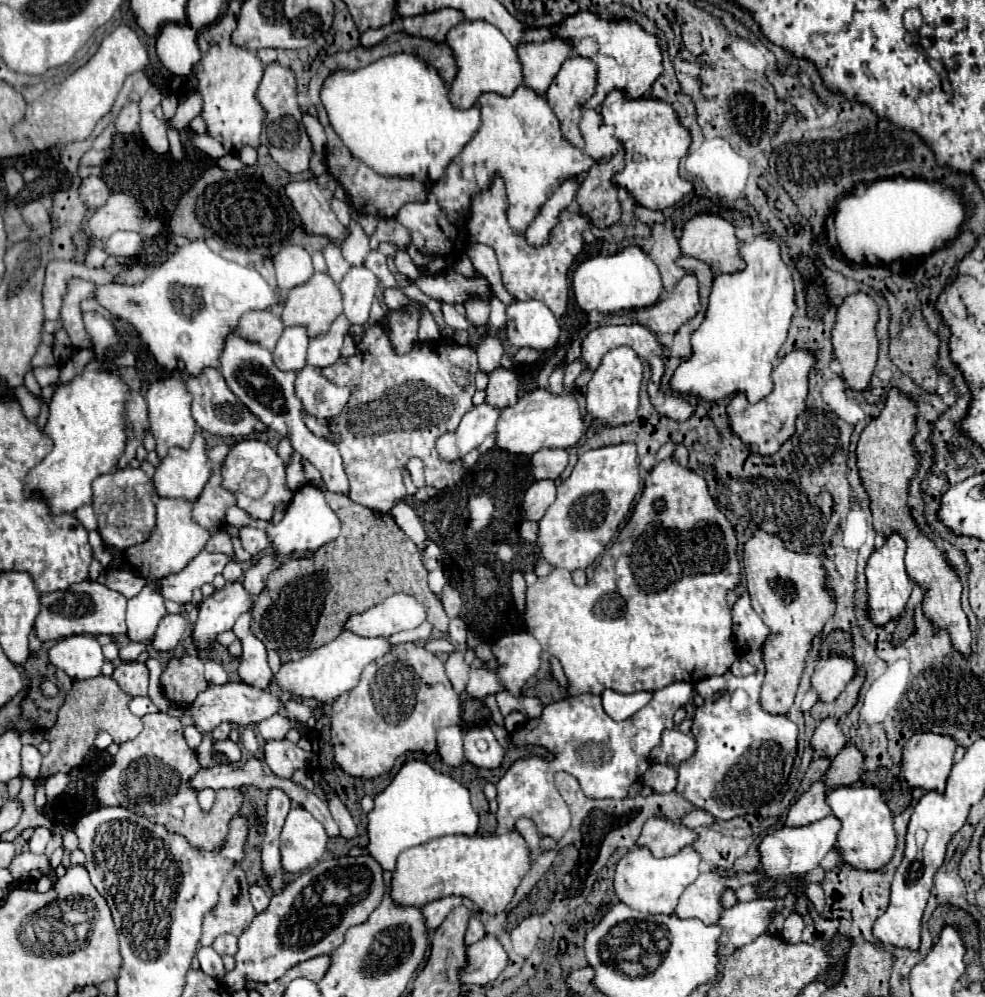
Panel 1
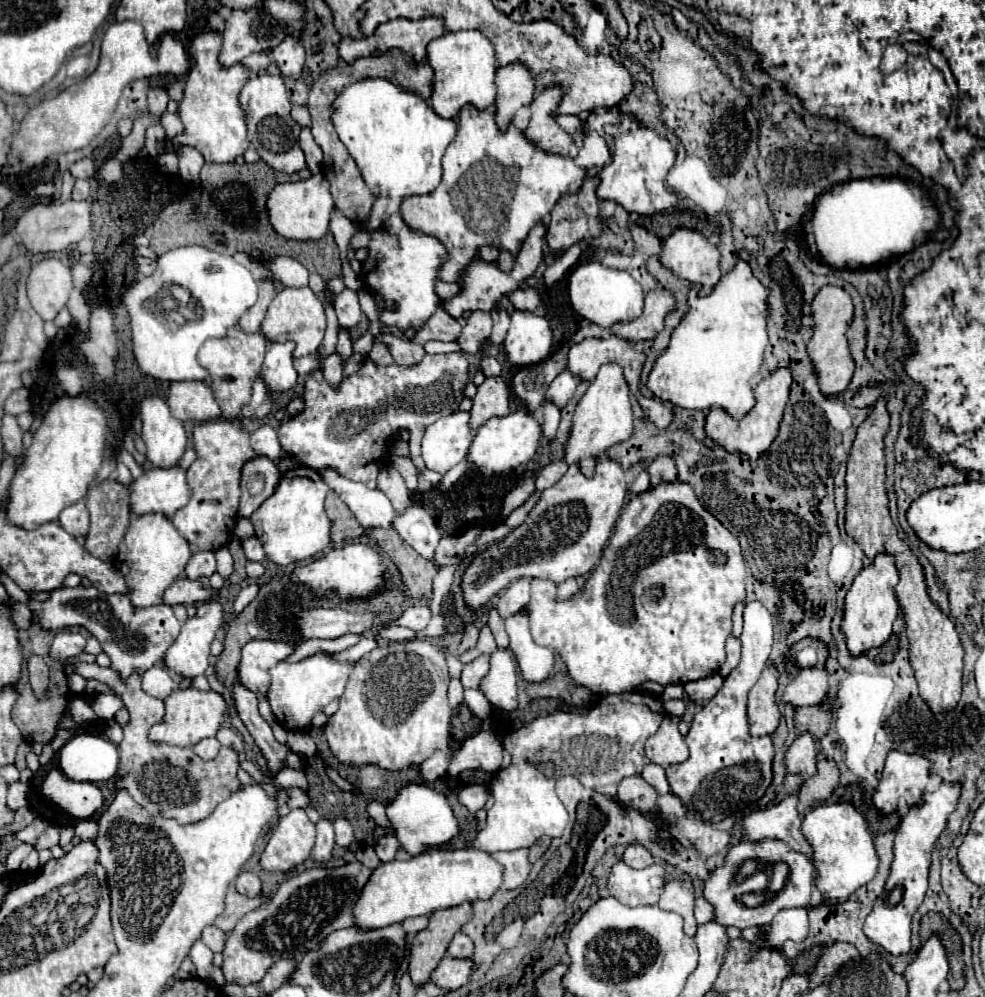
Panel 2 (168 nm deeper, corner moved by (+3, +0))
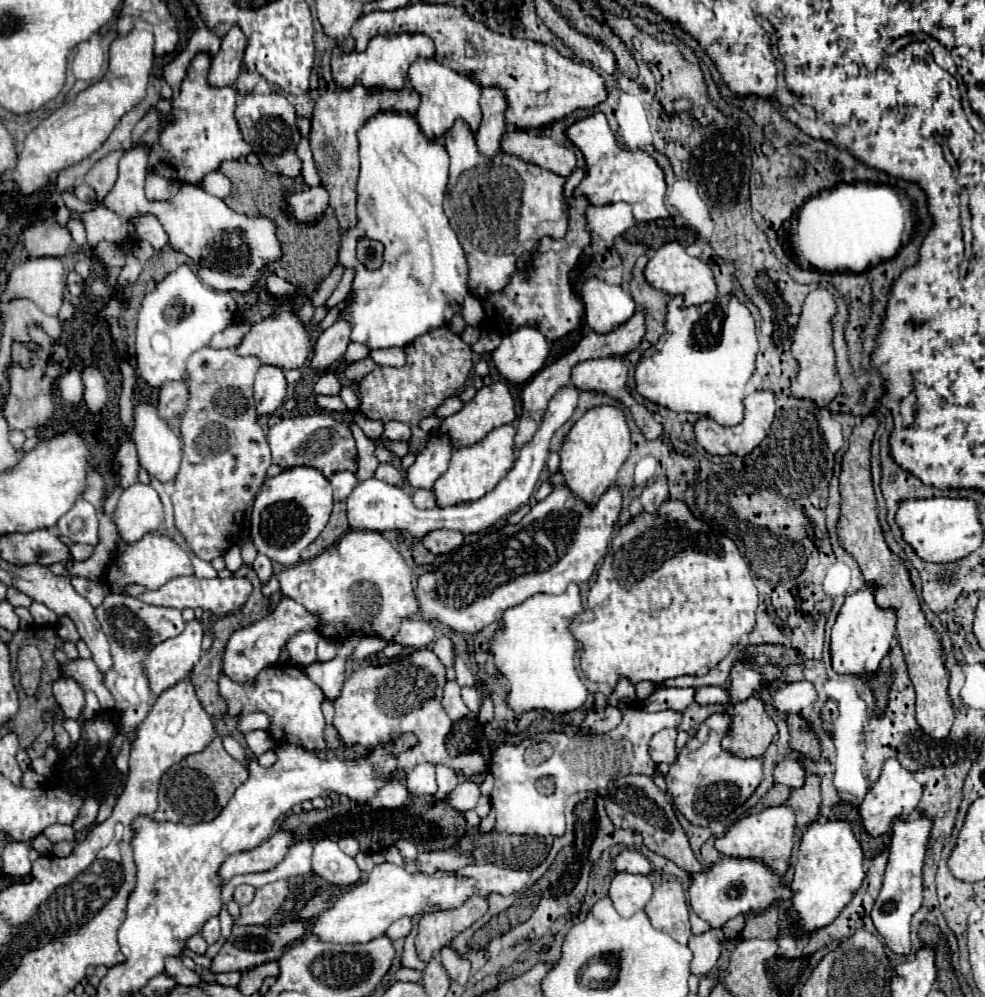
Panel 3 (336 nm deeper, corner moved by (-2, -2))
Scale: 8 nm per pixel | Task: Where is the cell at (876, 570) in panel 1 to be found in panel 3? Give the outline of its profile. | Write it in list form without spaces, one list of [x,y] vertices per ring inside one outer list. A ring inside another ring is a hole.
[[[872,586],[848,596],[830,634],[832,668],[838,674],[854,674],[854,676],[876,672],[882,658],[888,654],[894,632],[896,632],[894,610],[882,610],[876,606]]]

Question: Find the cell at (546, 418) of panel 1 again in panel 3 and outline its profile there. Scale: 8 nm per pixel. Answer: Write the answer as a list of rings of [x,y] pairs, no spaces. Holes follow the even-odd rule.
[[[510,424],[500,426],[500,428],[492,430],[476,446],[454,450],[448,470],[432,486],[432,492],[436,496],[436,506],[444,508],[444,506],[456,506],[456,504],[464,504],[464,502],[474,502],[474,500],[482,498],[488,490],[492,490],[492,486],[496,486],[496,482],[500,482],[500,478],[512,468],[512,462],[516,460],[514,434],[516,434],[514,426],[510,426]]]

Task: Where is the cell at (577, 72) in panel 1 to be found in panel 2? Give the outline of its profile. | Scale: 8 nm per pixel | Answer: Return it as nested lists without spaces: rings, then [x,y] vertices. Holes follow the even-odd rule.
[[[551,84],[537,92],[535,100],[531,102],[531,122],[525,132],[531,136],[531,140],[535,140],[535,144],[547,148],[547,152],[573,158],[579,150],[573,138],[555,122],[555,110],[563,96],[565,88],[561,84]]]

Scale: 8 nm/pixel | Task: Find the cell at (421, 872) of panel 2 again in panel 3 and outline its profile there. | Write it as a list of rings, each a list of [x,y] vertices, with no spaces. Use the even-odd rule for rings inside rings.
[[[382,862],[376,864],[370,872],[370,878],[364,884],[352,886],[350,890],[342,892],[334,906],[324,910],[312,924],[312,934],[318,936],[322,942],[336,942],[336,944],[360,944],[360,942],[370,942],[386,932],[386,928],[402,918],[402,916],[416,916],[424,914],[428,910],[448,910],[456,908],[466,898],[476,894],[472,878],[460,880],[454,876],[454,872],[438,872],[432,876],[416,872],[410,876],[402,866]]]

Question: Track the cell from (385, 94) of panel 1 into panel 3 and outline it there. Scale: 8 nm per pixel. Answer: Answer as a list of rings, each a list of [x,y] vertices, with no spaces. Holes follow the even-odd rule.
[[[380,112],[372,116],[360,130],[358,140],[358,224],[342,234],[336,260],[336,264],[354,270],[354,280],[346,296],[346,308],[340,310],[340,318],[352,324],[350,342],[360,342],[368,350],[402,348],[412,344],[418,336],[446,326],[454,314],[462,312],[462,302],[470,294],[466,256],[442,206],[448,182],[448,154],[438,140],[428,140],[420,134],[420,128],[416,126],[416,120],[412,116],[396,116],[392,112]],[[362,236],[370,240],[380,240],[384,244],[384,264],[374,272],[366,270],[356,260],[356,240]]]

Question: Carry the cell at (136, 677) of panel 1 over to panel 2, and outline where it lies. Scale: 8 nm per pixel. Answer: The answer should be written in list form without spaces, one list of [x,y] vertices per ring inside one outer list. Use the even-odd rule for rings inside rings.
[[[79,662],[77,674],[85,678],[93,678],[97,682],[107,684],[121,696],[125,708],[129,710],[129,724],[123,728],[123,742],[119,744],[119,770],[117,770],[117,790],[127,790],[129,796],[147,808],[155,816],[173,818],[179,824],[195,824],[211,816],[217,804],[227,800],[233,792],[241,790],[241,782],[237,778],[237,752],[231,748],[221,748],[219,754],[211,762],[203,762],[193,750],[171,746],[165,742],[153,742],[147,738],[147,728],[161,724],[165,718],[163,700],[157,700],[143,692],[141,674],[133,672],[125,680],[113,668],[101,668],[99,664]]]

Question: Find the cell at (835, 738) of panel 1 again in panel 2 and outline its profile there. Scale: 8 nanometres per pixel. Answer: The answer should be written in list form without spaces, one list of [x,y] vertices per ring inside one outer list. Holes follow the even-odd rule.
[[[811,732],[801,734],[795,738],[795,742],[787,748],[785,764],[787,772],[801,774],[801,776],[813,776],[817,772],[817,754],[819,754],[819,742]]]

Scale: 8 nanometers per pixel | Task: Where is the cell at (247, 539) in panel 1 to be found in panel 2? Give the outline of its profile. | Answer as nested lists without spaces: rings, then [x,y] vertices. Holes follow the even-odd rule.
[[[249,536],[249,538],[243,538],[241,542],[243,546],[243,552],[247,556],[247,560],[255,560],[255,562],[261,562],[265,558],[265,552],[263,552],[263,546],[259,542],[257,536]]]

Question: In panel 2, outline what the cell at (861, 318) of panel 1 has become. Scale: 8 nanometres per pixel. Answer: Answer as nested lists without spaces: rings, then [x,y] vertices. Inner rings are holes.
[[[823,286],[821,292],[815,296],[811,308],[815,318],[815,336],[809,340],[809,356],[813,360],[815,372],[819,374],[823,394],[841,394],[855,374],[855,360],[851,356],[847,340],[847,330],[853,320],[851,294],[839,286]]]

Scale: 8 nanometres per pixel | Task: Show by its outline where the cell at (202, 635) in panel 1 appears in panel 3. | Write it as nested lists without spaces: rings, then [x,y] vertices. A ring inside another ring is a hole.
[[[192,620],[192,622],[186,622],[186,630],[184,630],[180,636],[170,638],[170,640],[164,640],[164,642],[152,646],[152,648],[146,652],[146,658],[144,658],[142,666],[144,666],[144,676],[148,678],[148,688],[150,688],[152,694],[158,696],[158,694],[164,692],[168,686],[174,686],[180,678],[186,678],[186,676],[190,674],[192,666],[194,666],[194,664],[200,660],[200,656],[202,656],[202,648],[200,648],[200,644],[202,644],[202,634],[204,634],[204,630],[202,630],[202,626],[200,626],[200,622],[198,622],[198,620]]]

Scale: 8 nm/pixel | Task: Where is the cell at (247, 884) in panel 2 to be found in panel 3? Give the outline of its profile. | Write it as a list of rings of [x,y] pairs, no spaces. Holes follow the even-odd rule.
[[[248,884],[236,886],[236,890],[234,890],[234,900],[236,900],[240,906],[250,904],[252,898],[254,898],[254,888],[252,888],[252,886],[248,886]]]

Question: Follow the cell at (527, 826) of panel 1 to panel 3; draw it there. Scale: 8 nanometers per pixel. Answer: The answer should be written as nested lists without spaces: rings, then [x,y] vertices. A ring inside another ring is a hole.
[[[484,864],[484,866],[464,866],[456,870],[458,878],[474,878],[476,880],[476,890],[478,894],[490,894],[490,892],[498,892],[498,894],[514,894],[520,892],[528,880],[530,880],[530,872],[526,870],[512,870],[512,868],[500,868],[494,864]]]

